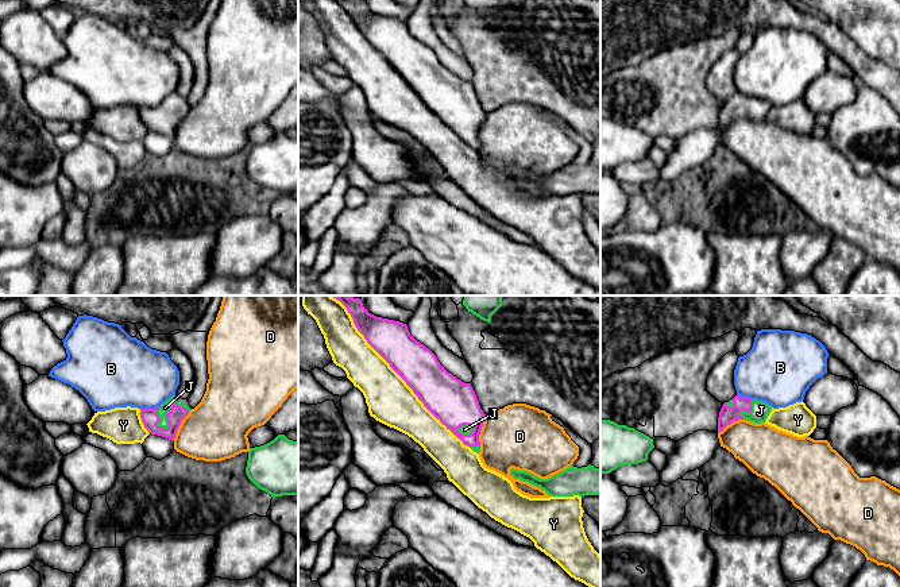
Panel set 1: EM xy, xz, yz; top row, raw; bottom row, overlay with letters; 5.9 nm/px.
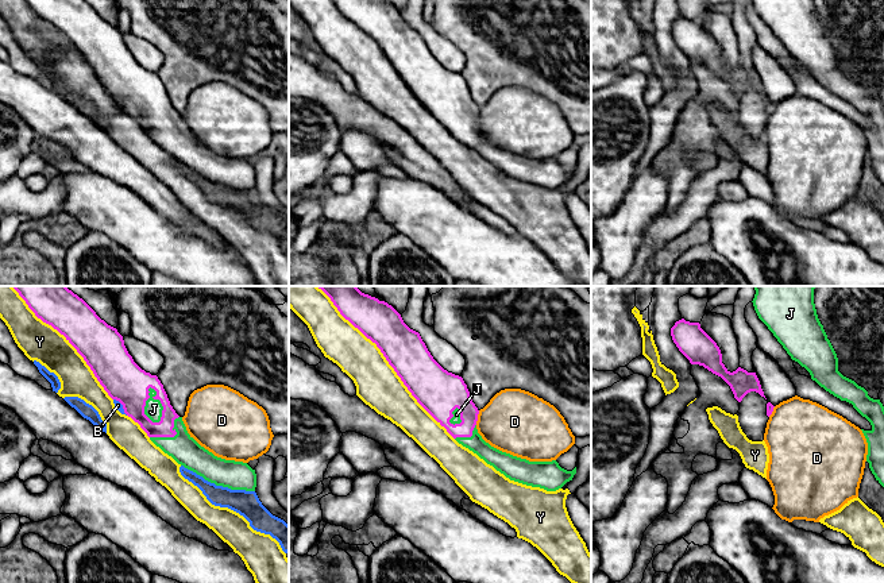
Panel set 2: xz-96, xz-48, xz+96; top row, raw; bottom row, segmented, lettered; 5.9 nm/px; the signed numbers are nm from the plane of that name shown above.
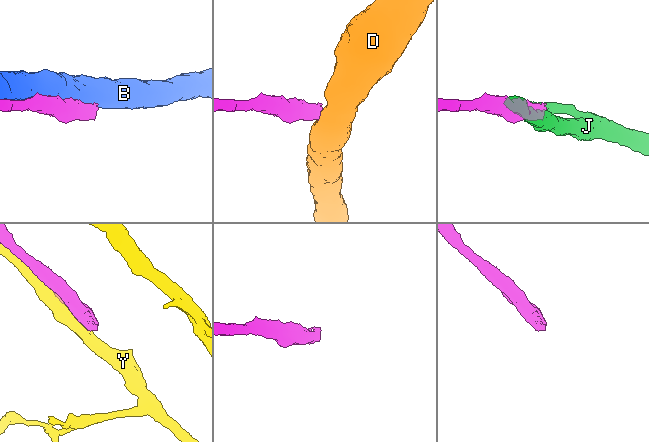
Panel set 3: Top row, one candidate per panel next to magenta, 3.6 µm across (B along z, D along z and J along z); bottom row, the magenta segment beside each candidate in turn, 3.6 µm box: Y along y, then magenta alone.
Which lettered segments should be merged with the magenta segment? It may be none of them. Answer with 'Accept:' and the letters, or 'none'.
Accept: J

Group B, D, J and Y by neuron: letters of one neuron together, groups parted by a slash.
B / D / J / Y

